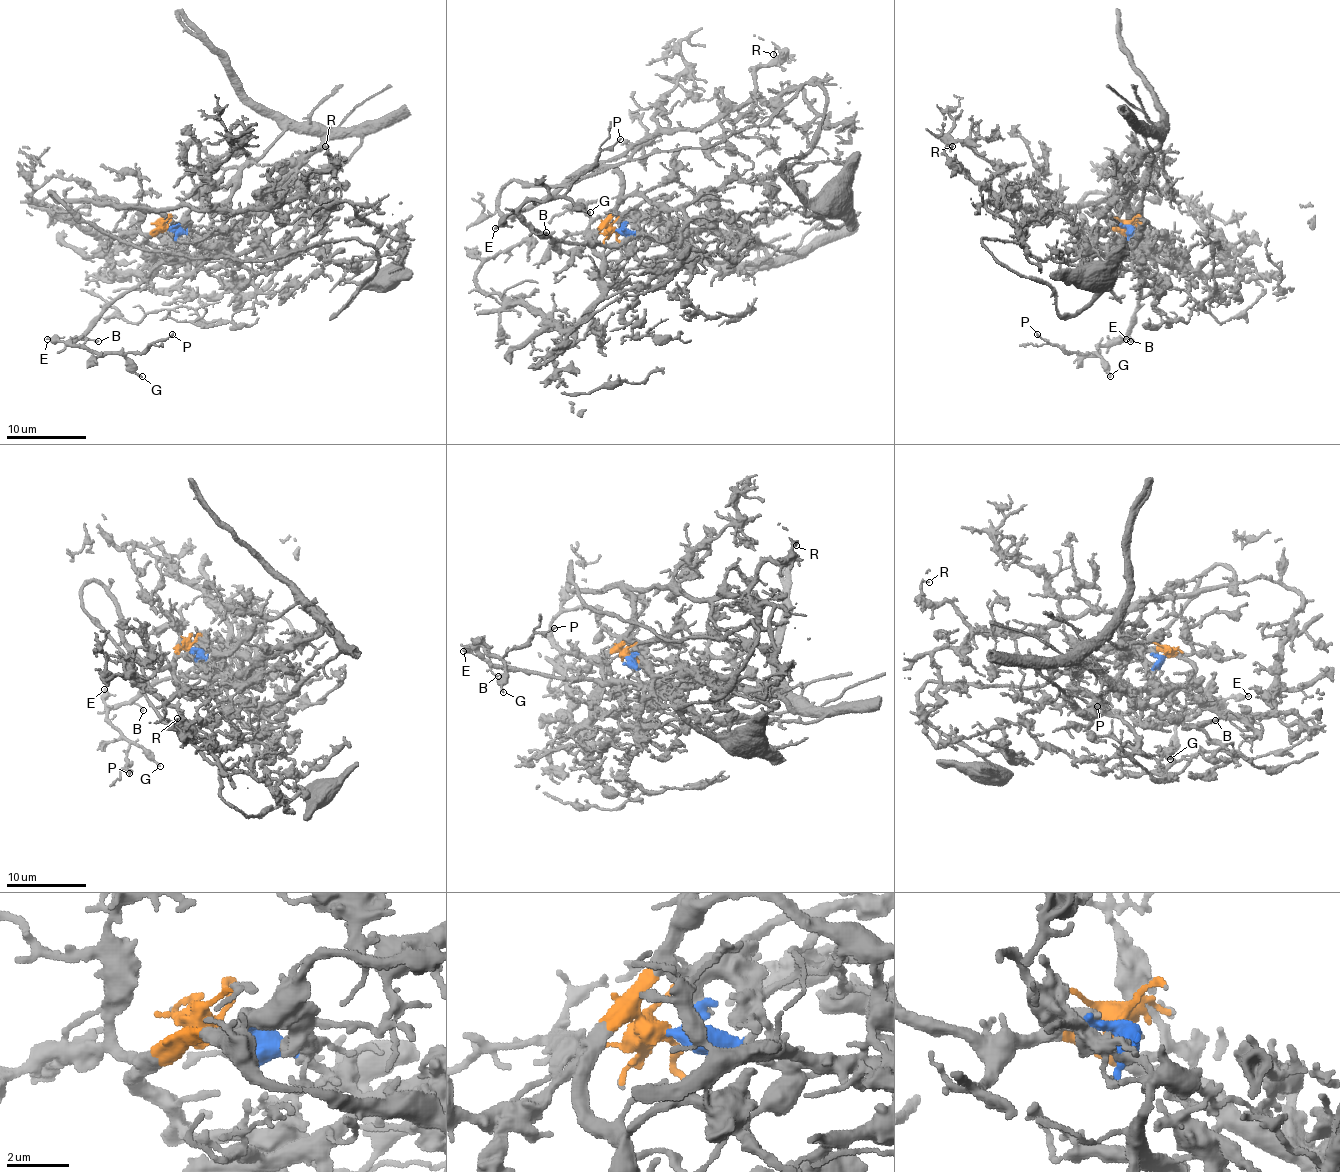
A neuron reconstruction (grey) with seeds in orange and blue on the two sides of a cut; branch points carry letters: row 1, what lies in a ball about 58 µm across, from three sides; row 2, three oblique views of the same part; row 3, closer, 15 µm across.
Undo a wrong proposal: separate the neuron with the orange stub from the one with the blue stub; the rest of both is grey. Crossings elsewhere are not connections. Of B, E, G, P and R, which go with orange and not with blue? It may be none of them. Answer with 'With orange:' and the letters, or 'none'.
With orange: R

